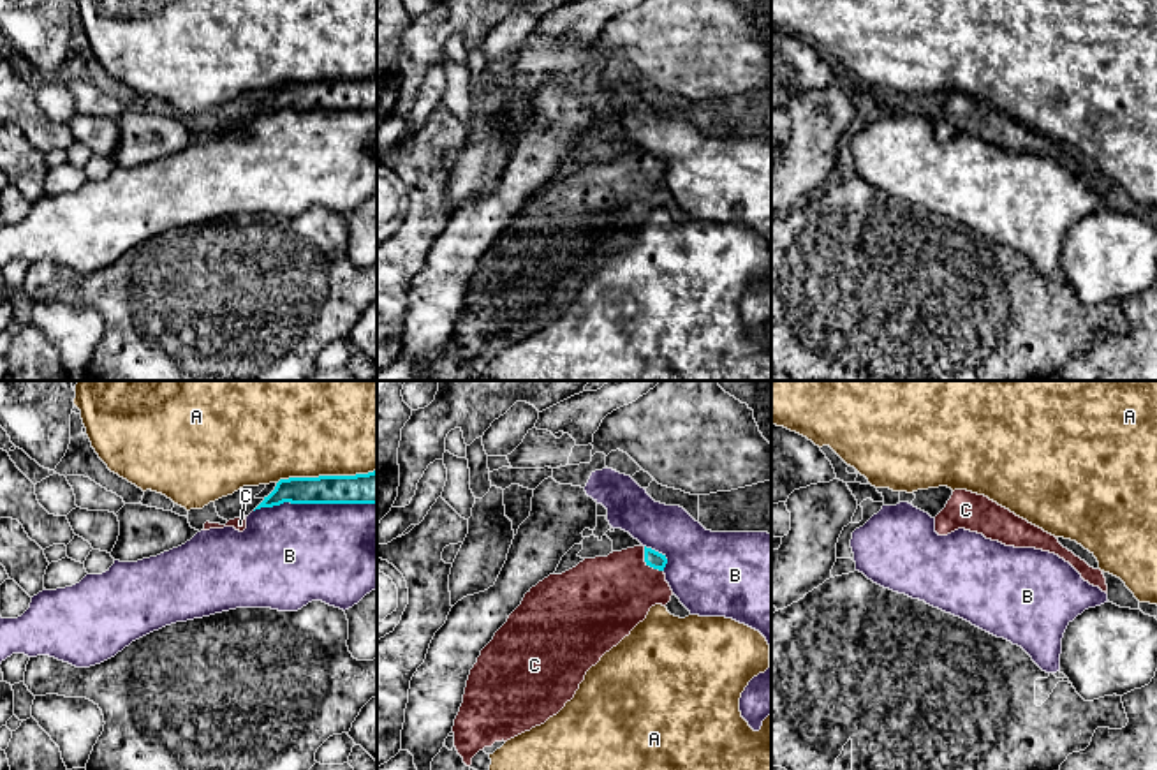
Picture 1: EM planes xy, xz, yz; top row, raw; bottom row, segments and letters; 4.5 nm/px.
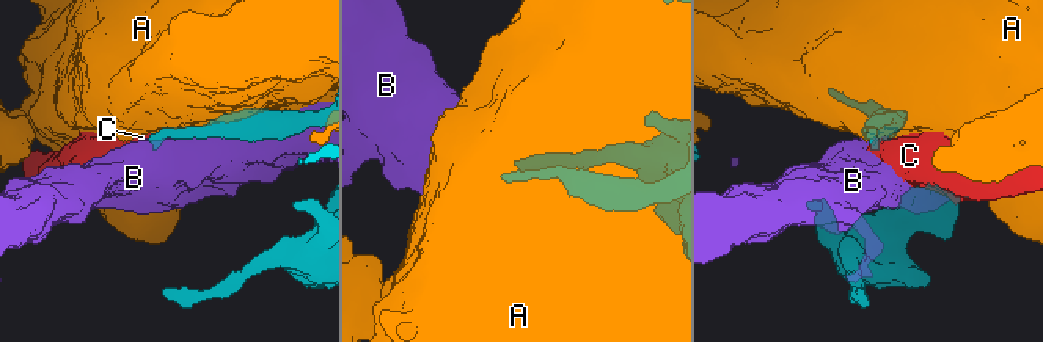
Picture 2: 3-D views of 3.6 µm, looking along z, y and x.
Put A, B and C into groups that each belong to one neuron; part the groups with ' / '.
A / B / C

